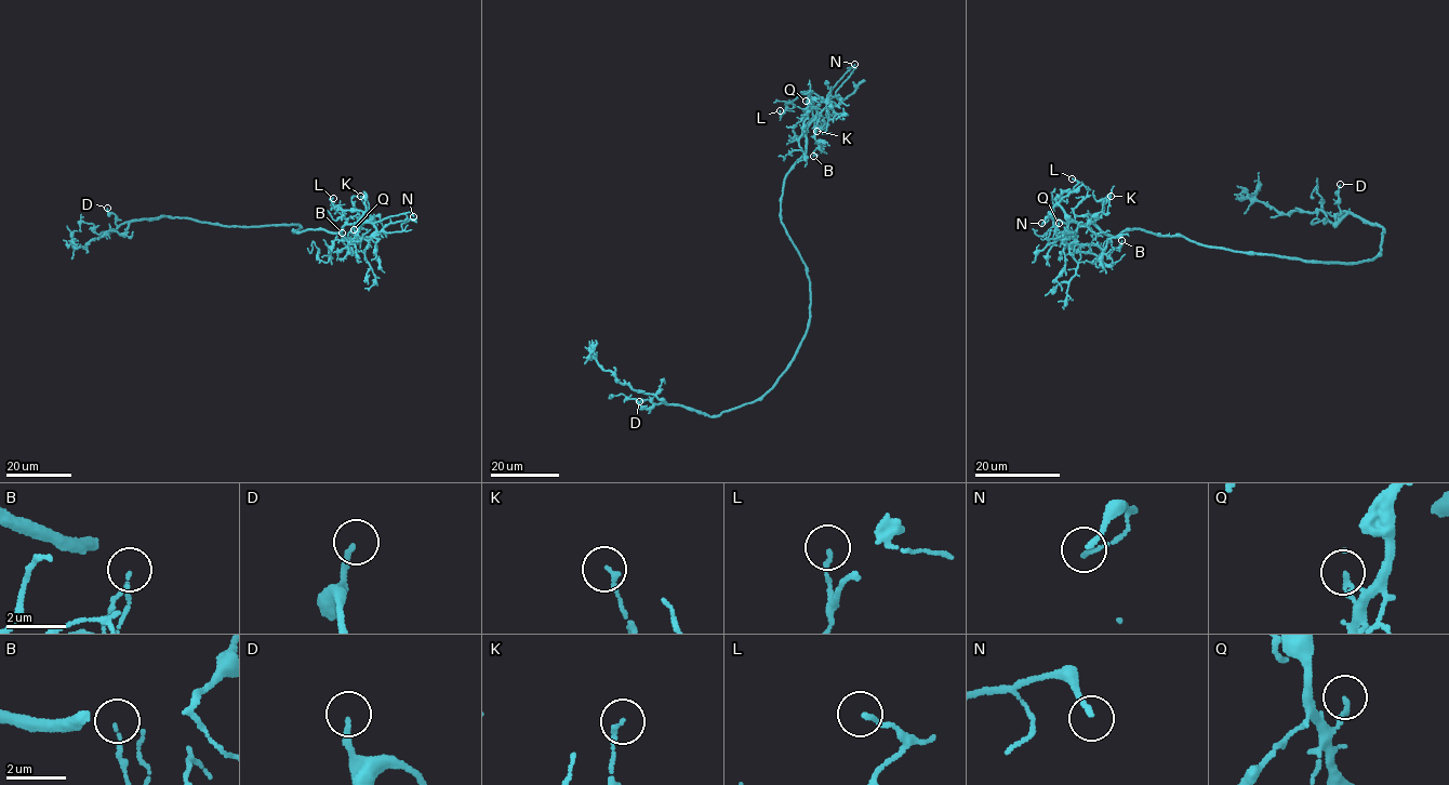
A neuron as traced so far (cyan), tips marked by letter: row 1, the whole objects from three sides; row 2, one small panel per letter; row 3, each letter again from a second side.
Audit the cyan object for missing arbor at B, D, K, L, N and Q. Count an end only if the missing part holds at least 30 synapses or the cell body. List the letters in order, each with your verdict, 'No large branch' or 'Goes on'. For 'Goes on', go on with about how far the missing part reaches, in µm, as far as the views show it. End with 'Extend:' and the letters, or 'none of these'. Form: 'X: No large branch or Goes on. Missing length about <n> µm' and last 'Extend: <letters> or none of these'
B: No large branch
D: No large branch
K: No large branch
L: No large branch
N: Goes on. Missing length about 80 µm
Q: No large branch
Extend: N

